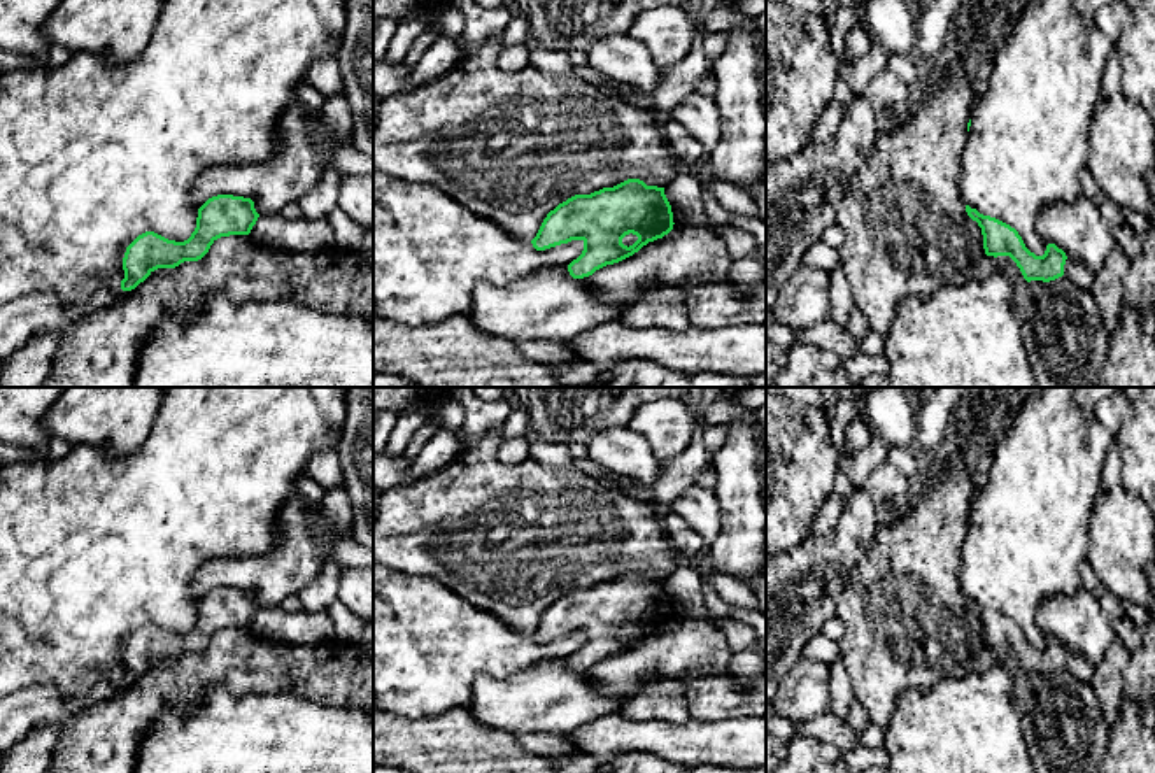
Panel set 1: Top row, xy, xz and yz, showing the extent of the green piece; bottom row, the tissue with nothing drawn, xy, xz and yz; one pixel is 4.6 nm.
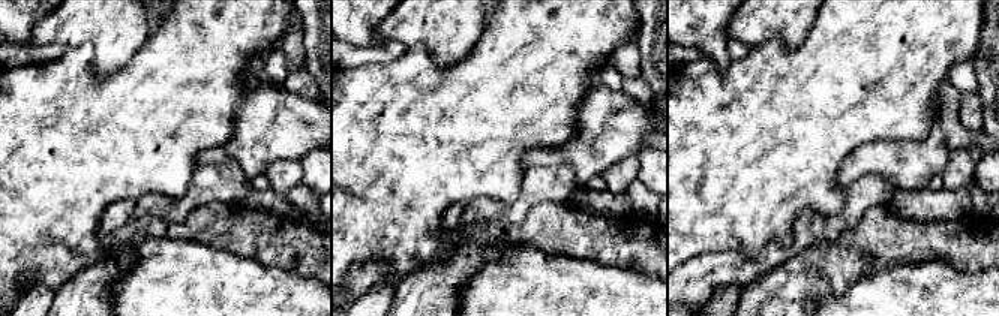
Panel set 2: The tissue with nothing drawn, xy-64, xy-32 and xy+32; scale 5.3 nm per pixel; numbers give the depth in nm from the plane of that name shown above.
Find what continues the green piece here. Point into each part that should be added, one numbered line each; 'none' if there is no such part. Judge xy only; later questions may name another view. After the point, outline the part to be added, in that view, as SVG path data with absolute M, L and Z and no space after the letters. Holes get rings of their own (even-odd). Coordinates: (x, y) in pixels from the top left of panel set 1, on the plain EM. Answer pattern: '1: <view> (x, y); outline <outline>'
1: xy (30, 707); outline M102 675L86 698L67 699L58 687L23 687L0 699L0 752L39 726L61 726L81 710L112 698L121 689L117 675Z

